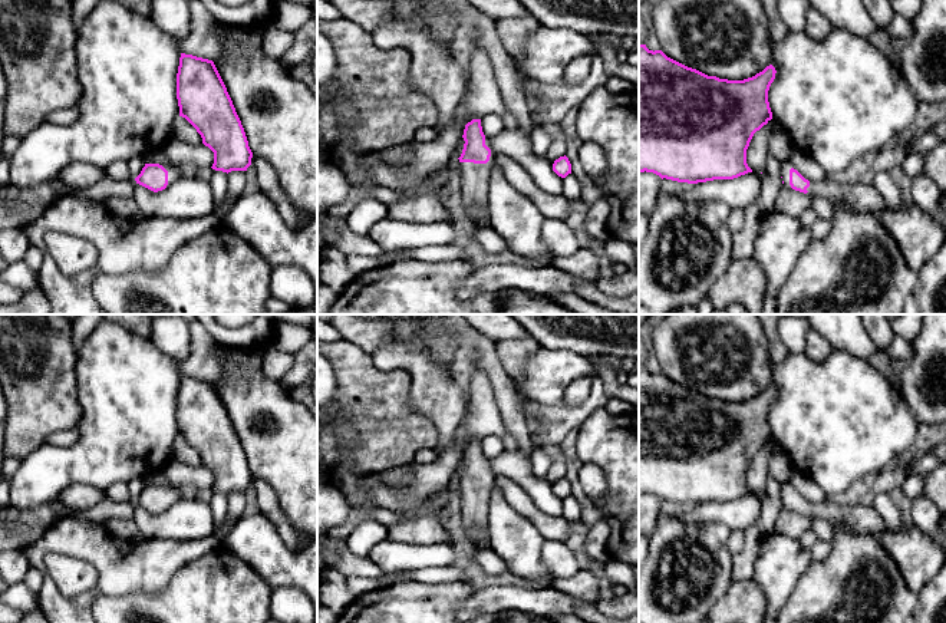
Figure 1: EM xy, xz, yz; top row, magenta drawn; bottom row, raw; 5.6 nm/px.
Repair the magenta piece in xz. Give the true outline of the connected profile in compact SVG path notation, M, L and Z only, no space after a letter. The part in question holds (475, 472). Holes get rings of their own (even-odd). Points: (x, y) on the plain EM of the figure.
M481 441L465 446L465 465L459 481L461 524L475 551L490 547L490 494L495 482L488 459L482 454Z

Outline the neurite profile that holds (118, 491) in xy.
M115 482L105 490L106 498L111 501L131 501L131 494L126 482Z

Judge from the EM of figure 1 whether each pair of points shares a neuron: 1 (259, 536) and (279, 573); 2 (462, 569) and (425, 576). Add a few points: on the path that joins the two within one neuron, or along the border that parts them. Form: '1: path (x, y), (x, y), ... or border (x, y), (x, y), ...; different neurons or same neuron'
1: path (260, 544), (277, 564); same neuron
2: path (454, 573), (434, 574); same neuron

